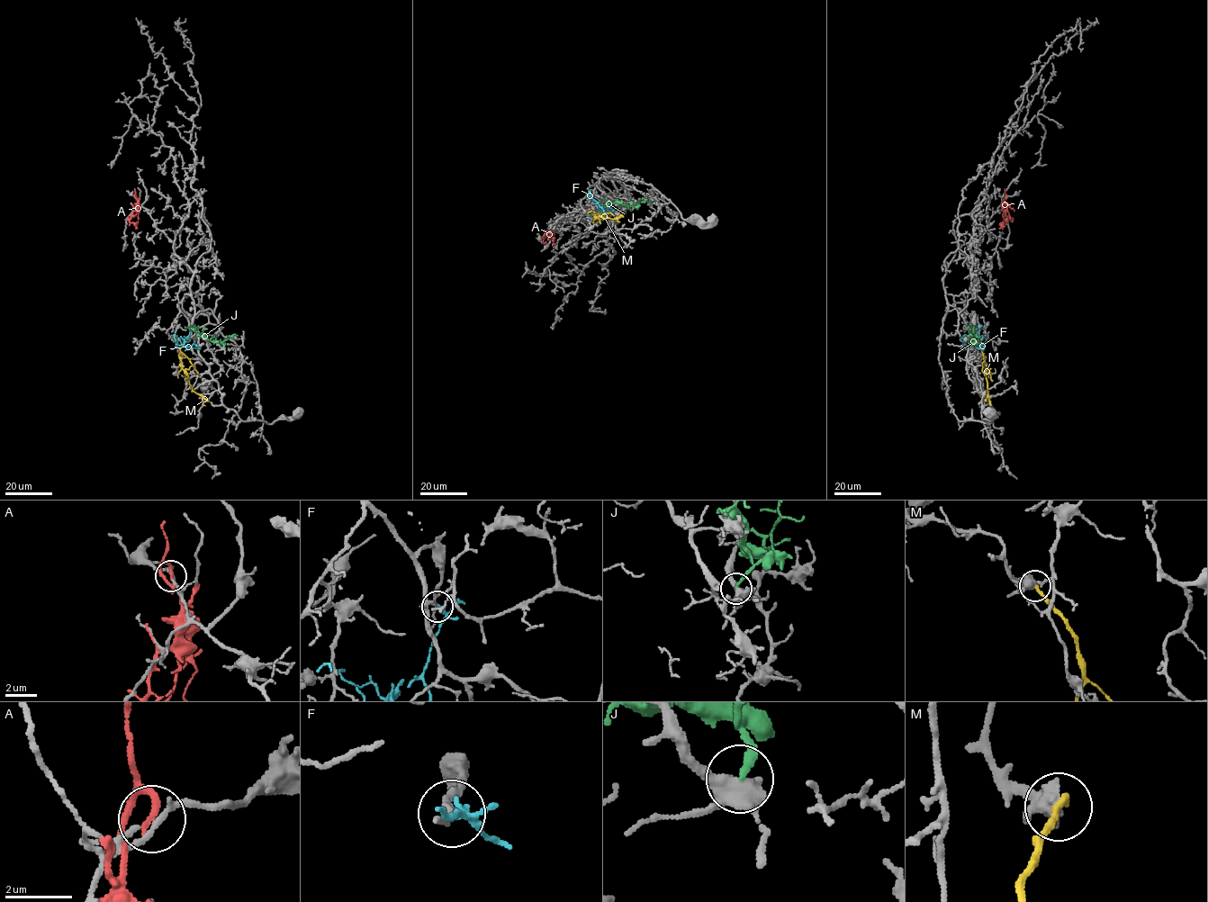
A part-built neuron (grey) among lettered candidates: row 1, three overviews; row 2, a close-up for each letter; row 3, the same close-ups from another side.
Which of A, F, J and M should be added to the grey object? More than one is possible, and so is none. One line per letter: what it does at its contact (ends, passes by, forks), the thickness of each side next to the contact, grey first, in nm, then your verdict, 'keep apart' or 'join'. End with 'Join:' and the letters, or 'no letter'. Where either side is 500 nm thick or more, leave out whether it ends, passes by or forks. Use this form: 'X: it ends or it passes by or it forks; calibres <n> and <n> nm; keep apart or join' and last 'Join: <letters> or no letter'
A: it ends; calibres 180 and 220 nm; keep apart
F: it forks; calibres 140 and 130 nm; keep apart
J: it ends; calibres 480 and 200 nm; keep apart
M: it ends; calibres 400 and 260 nm; keep apart
Join: no letter

